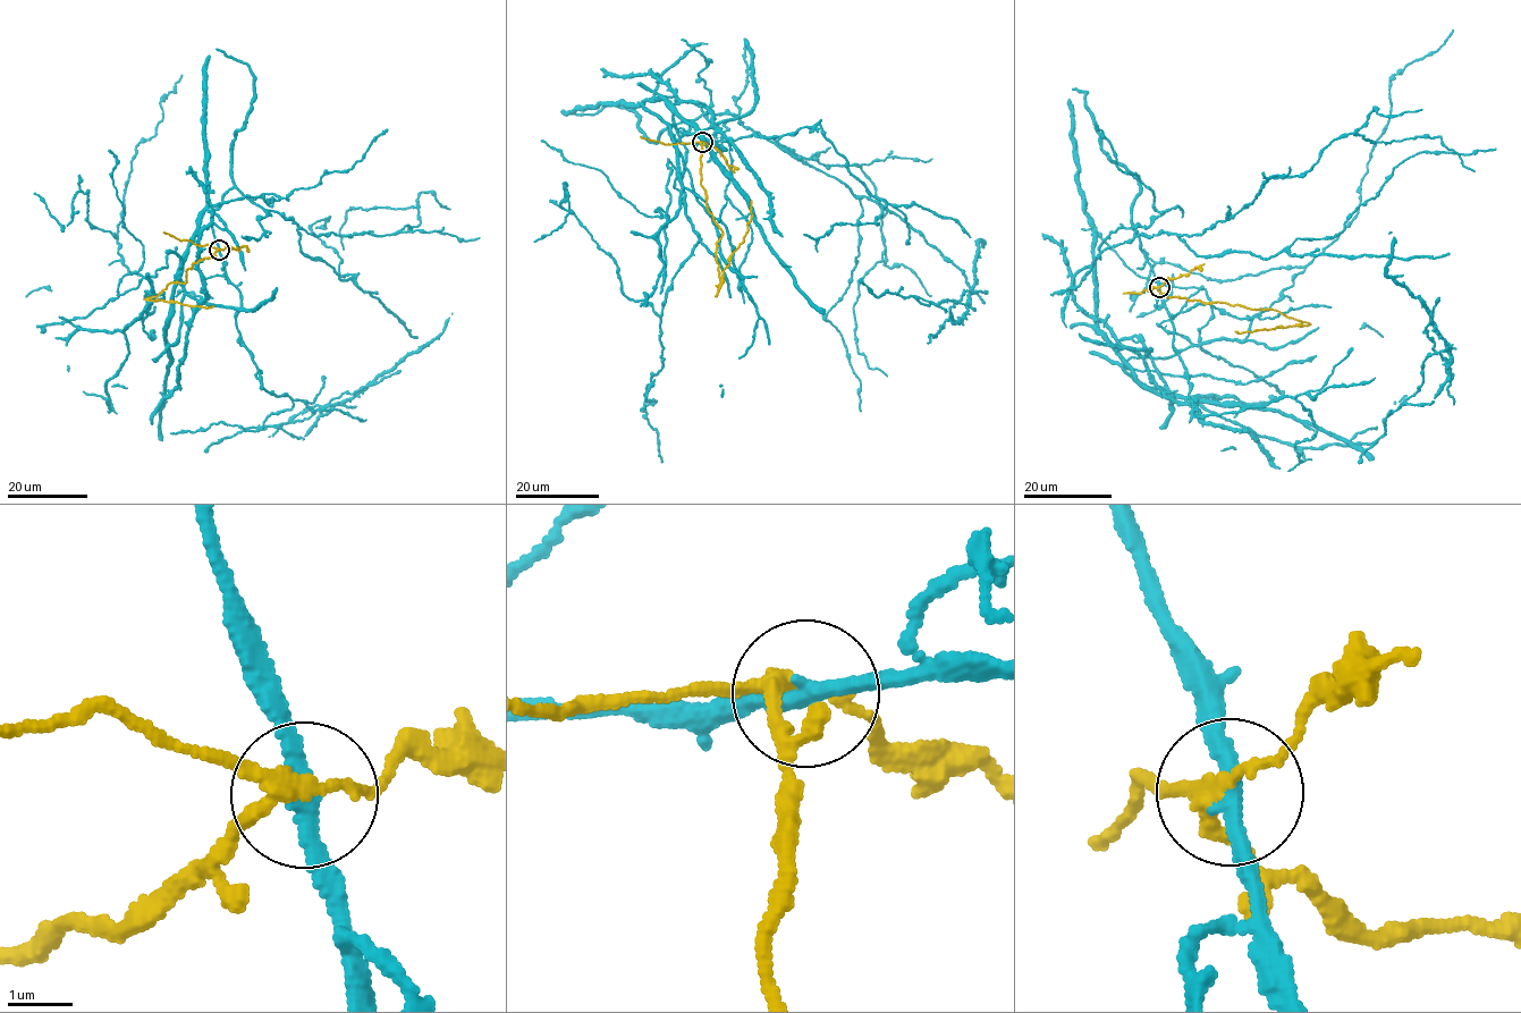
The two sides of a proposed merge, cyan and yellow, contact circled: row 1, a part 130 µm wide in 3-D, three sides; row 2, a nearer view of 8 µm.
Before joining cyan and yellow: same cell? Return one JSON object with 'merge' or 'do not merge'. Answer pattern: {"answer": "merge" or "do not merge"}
{"answer": "do not merge"}

